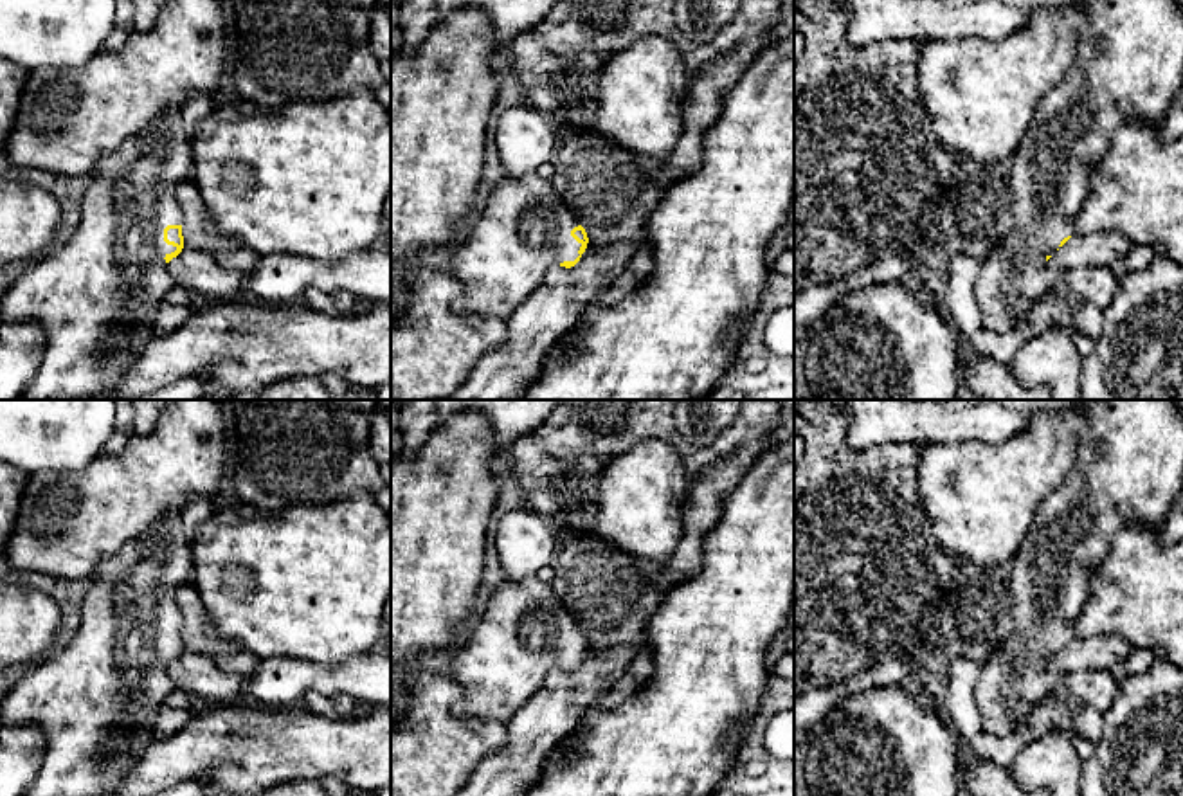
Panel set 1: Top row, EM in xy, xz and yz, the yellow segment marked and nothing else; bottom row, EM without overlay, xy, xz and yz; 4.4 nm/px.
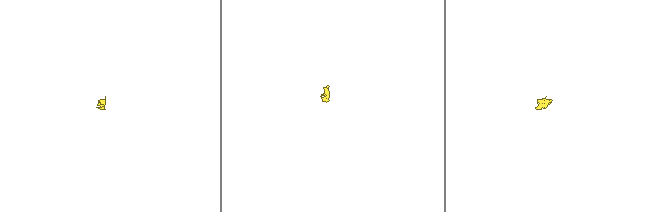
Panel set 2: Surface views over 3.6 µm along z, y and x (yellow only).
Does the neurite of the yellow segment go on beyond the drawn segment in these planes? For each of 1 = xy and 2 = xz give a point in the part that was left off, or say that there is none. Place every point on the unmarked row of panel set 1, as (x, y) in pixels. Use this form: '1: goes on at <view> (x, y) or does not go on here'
1: goes on at xy (96, 701)
2: goes on at xz (524, 633)

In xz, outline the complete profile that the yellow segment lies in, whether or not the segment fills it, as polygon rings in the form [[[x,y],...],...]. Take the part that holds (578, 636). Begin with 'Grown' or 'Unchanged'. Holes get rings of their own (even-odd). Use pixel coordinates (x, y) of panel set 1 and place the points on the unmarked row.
Grown. [[[506,580],[450,659],[452,677],[465,688],[452,713],[508,724],[551,670],[574,670],[587,647],[585,632],[547,582]]]

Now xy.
Grown. [[[182,510],[171,511],[160,524],[95,567],[70,643],[38,659],[0,702],[2,726],[31,724],[45,737],[43,764],[25,796],[113,796],[144,747],[155,740],[155,719],[175,688],[167,666],[184,652],[184,618],[176,591],[191,574],[191,547],[182,526]]]

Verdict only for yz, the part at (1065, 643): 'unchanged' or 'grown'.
grown

